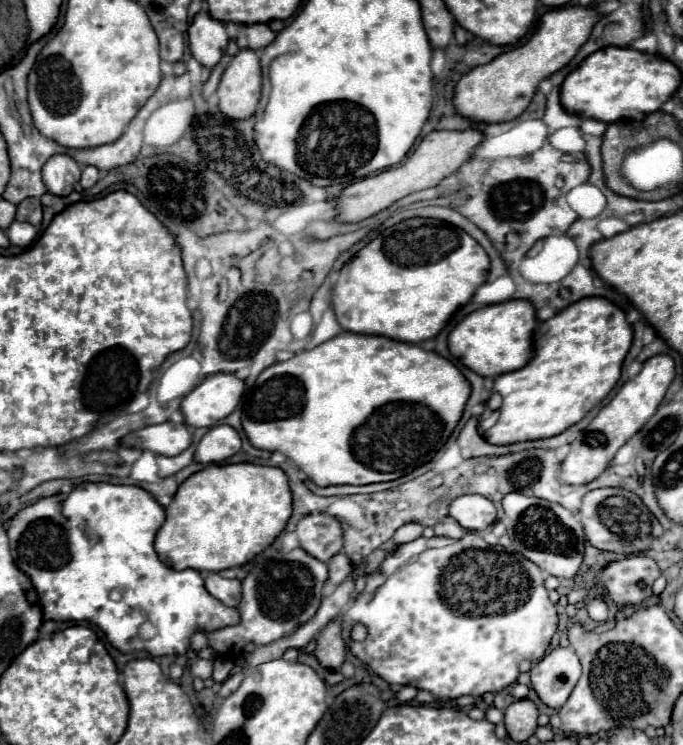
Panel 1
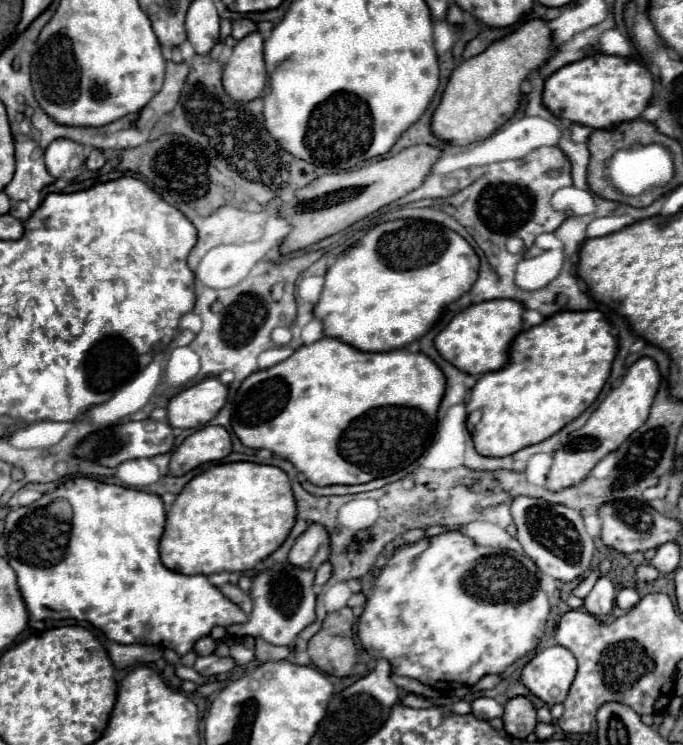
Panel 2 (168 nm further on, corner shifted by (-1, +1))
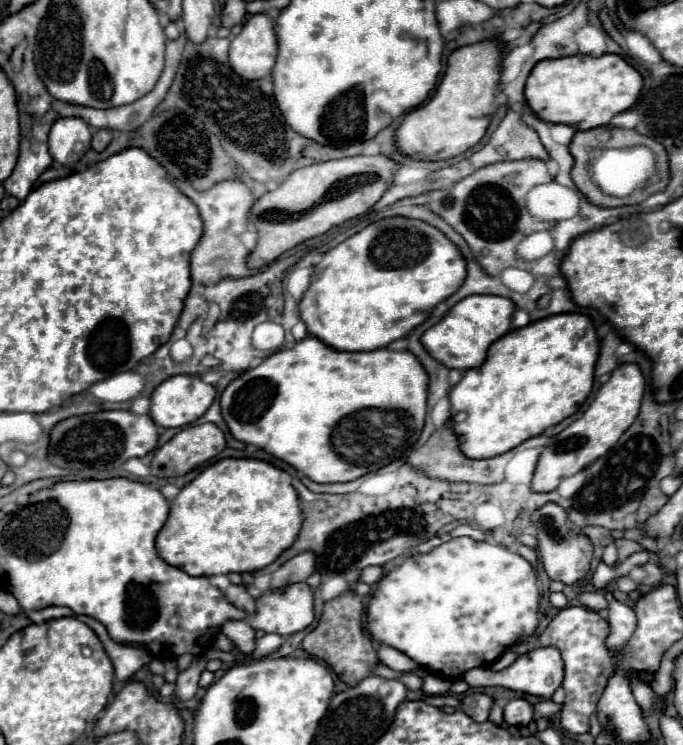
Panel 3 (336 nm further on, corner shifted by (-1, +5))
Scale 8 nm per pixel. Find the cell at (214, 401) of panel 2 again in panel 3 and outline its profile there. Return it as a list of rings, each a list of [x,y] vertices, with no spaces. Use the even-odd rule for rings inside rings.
[[[170,376],[158,384],[150,396],[150,418],[162,428],[182,428],[196,422],[214,402],[216,390],[212,384],[202,382],[198,376]]]

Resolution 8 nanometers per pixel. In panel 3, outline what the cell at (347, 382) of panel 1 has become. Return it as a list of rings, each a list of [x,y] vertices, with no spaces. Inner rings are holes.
[[[306,336],[304,340],[296,342],[292,348],[274,352],[272,356],[264,358],[262,364],[258,364],[256,368],[246,370],[236,380],[232,380],[220,396],[220,410],[222,410],[222,418],[226,420],[226,426],[230,428],[230,434],[236,440],[262,448],[270,456],[294,466],[298,472],[302,472],[304,476],[308,476],[314,482],[350,482],[350,480],[356,480],[368,472],[376,472],[382,466],[386,466],[398,458],[404,458],[410,452],[410,448],[418,440],[422,426],[424,426],[426,392],[428,392],[428,376],[412,352],[394,352],[388,348],[378,348],[372,352],[340,352],[340,350],[326,346],[324,342],[320,342],[314,336]]]

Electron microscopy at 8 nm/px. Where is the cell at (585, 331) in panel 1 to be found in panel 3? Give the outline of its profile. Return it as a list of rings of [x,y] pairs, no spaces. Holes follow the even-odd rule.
[[[556,314],[544,320],[530,322],[524,328],[510,330],[488,348],[484,364],[476,370],[466,370],[462,380],[450,388],[450,414],[466,412],[466,420],[454,426],[458,448],[472,460],[500,456],[528,438],[542,434],[546,428],[572,416],[588,398],[594,380],[594,364],[598,358],[598,338],[592,320],[584,314]]]

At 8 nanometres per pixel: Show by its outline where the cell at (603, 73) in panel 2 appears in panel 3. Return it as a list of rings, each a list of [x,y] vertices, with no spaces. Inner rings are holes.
[[[576,54],[568,58],[542,60],[532,68],[526,80],[526,104],[540,120],[554,124],[568,124],[574,130],[592,130],[608,124],[616,114],[628,110],[636,102],[640,90],[642,90],[642,76],[622,56],[604,54],[594,58],[594,56]]]

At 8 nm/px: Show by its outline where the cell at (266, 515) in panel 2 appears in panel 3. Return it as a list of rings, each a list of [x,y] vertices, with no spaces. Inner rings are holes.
[[[224,458],[204,468],[186,484],[170,504],[170,516],[156,536],[158,554],[190,576],[214,576],[230,572],[256,572],[272,564],[290,544],[294,544],[302,526],[298,492],[288,472],[252,458]]]

